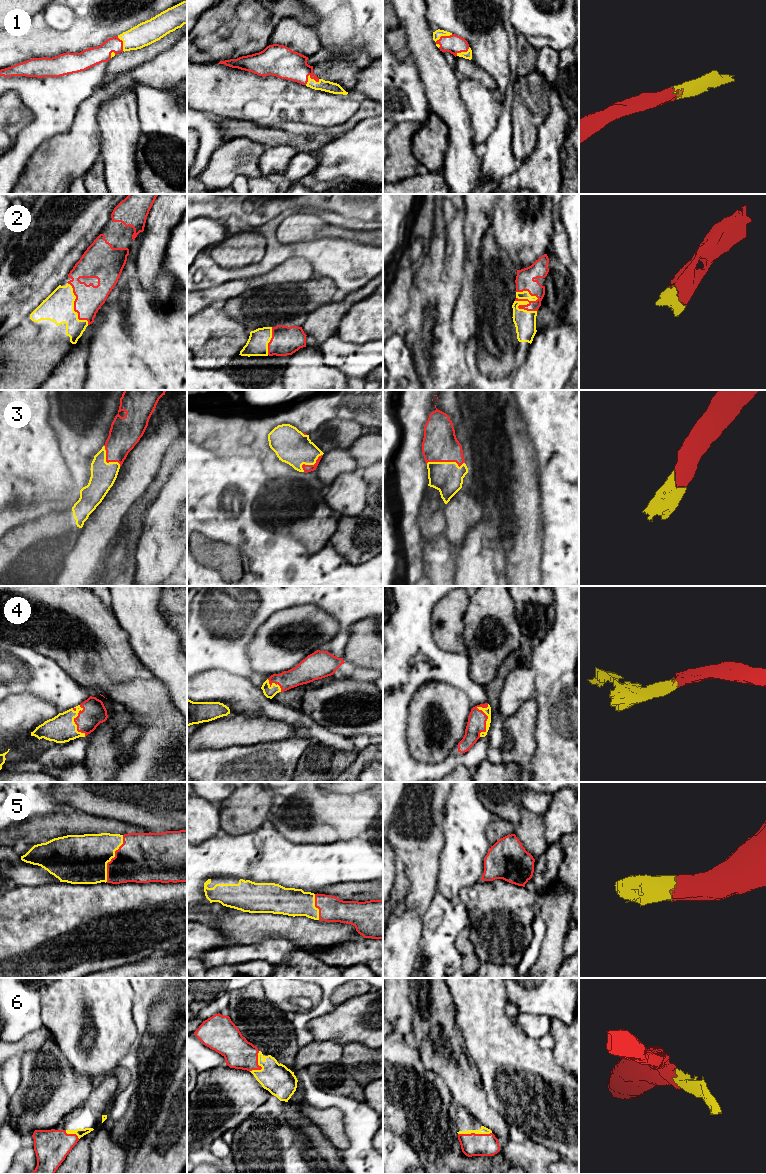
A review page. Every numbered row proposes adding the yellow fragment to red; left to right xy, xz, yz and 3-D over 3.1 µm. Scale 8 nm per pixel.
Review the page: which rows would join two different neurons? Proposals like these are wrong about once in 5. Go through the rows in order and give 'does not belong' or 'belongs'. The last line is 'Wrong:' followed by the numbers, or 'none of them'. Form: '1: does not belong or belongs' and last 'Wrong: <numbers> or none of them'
1: belongs
2: belongs
3: belongs
4: belongs
5: belongs
6: belongs
Wrong: none of them

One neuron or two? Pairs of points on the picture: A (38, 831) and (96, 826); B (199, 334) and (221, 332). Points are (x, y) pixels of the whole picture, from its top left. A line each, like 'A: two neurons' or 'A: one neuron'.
A: one neuron
B: one neuron

